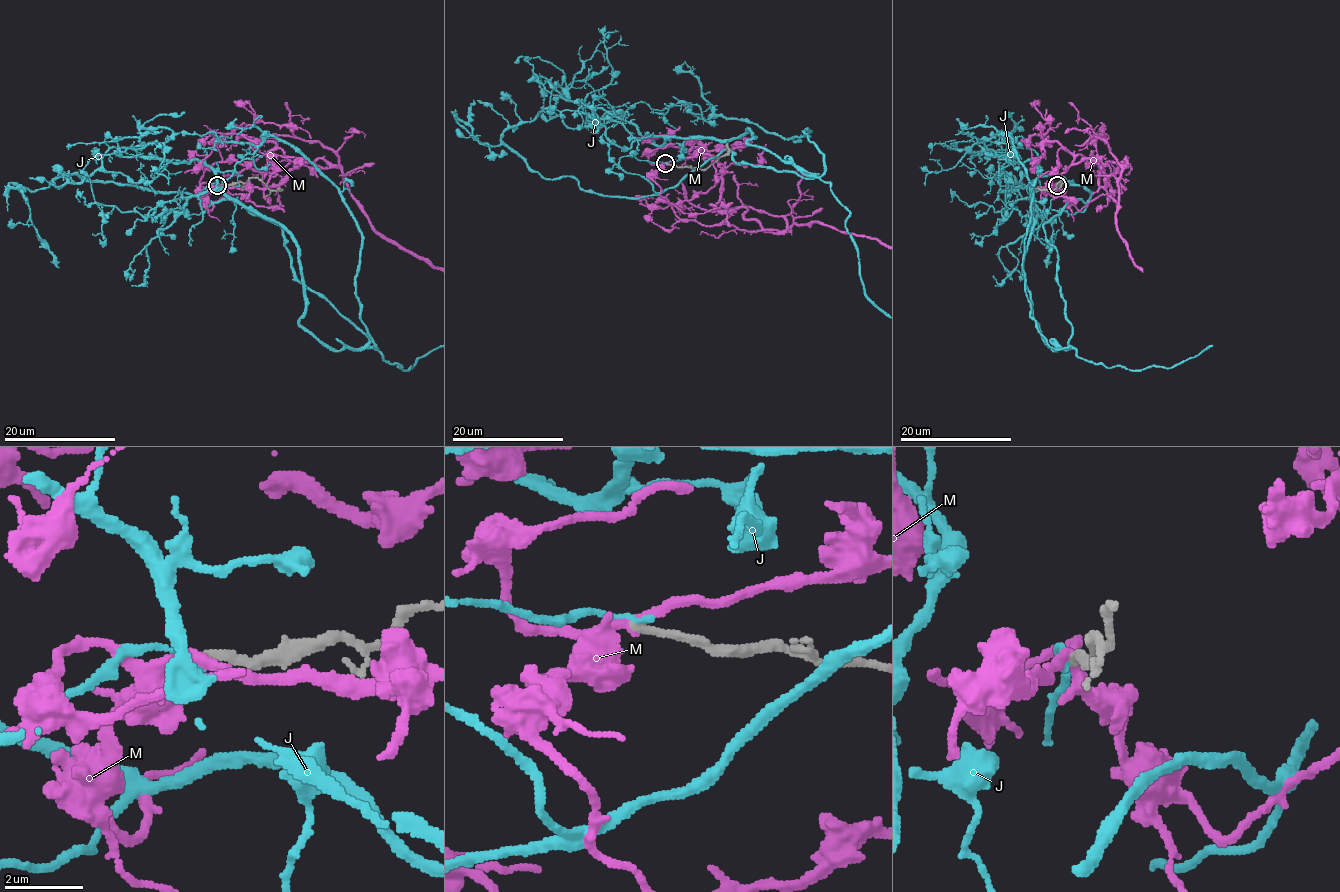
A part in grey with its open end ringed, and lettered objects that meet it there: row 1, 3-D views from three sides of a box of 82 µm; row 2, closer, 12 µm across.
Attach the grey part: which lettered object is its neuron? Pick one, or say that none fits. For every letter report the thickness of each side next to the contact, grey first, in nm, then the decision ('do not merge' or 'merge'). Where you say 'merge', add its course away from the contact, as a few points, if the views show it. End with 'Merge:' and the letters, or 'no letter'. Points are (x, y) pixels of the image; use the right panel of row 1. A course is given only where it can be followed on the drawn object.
J: calibres 220 and 140 nm; do not merge
M: calibres 220 and 280 nm; do not merge
Merge: no letter

